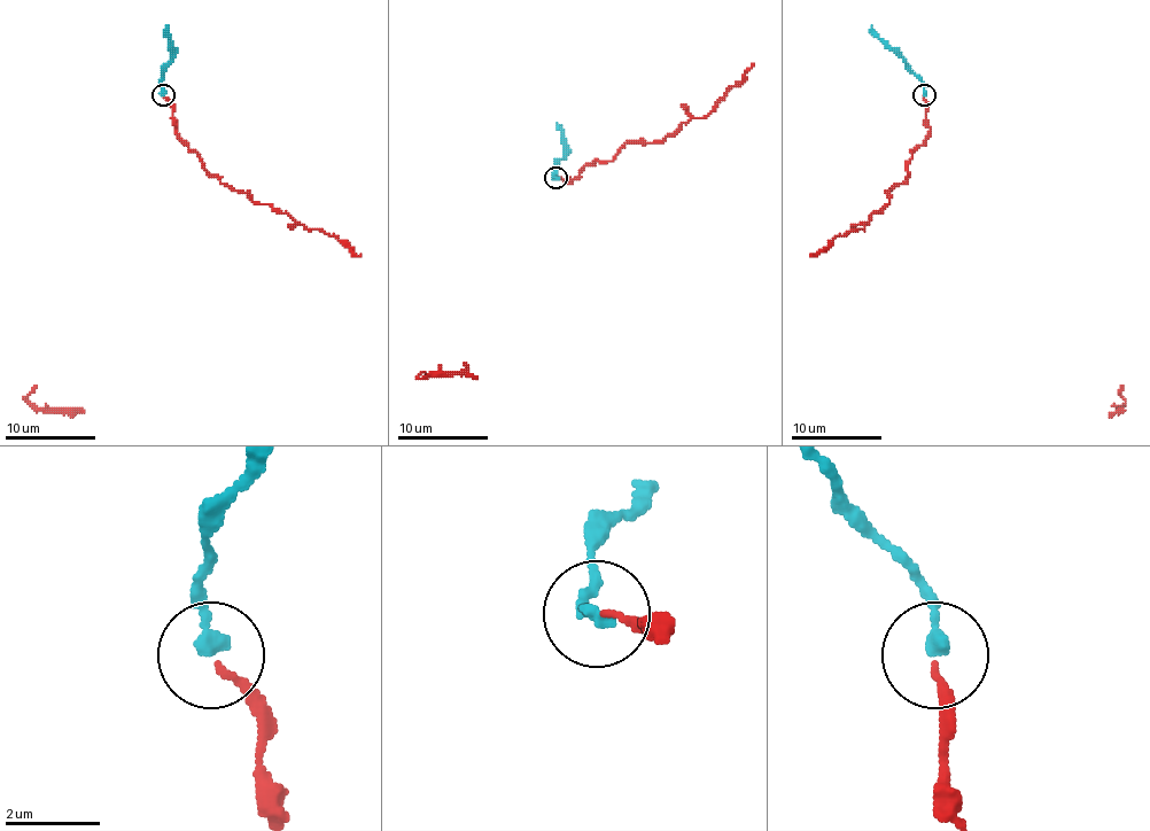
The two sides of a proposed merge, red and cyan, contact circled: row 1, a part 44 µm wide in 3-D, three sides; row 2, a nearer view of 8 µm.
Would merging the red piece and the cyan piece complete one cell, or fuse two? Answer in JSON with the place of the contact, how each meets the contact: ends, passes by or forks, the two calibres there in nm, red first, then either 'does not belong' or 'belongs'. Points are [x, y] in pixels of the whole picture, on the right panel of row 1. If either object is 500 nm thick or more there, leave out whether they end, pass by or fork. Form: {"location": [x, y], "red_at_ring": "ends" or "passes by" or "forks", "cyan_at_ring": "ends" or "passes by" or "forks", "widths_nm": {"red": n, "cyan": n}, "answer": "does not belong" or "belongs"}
{"location": [924, 94], "red_at_ring": "ends", "cyan_at_ring": "ends", "widths_nm": {"red": 140, "cyan": 300}, "answer": "belongs"}

